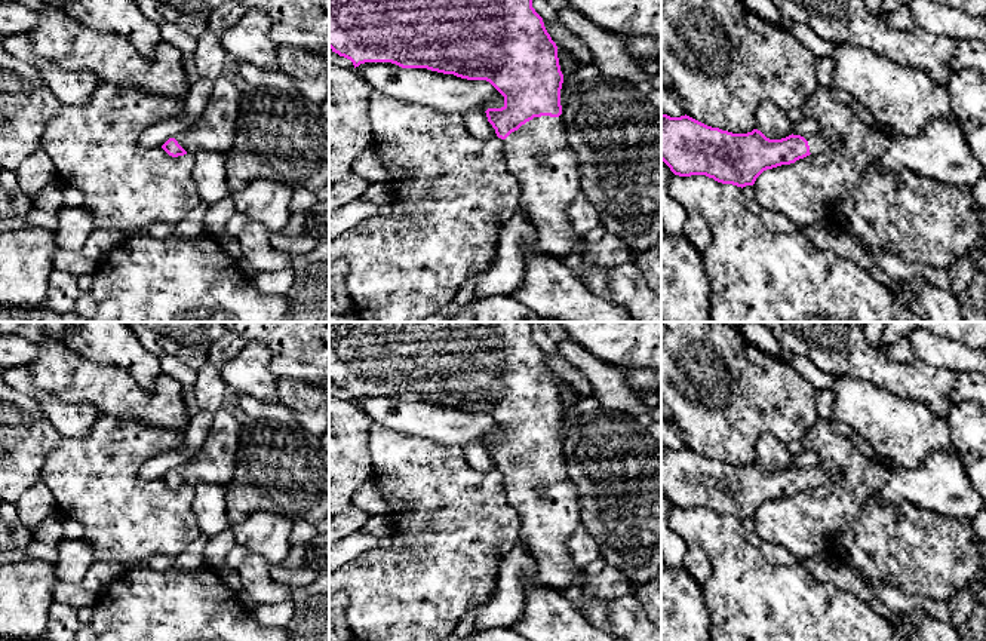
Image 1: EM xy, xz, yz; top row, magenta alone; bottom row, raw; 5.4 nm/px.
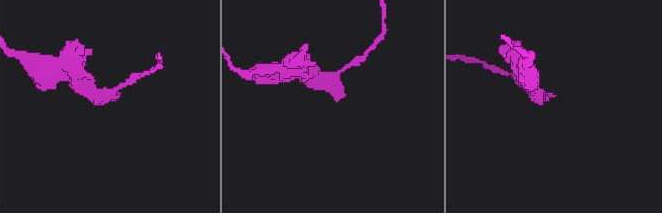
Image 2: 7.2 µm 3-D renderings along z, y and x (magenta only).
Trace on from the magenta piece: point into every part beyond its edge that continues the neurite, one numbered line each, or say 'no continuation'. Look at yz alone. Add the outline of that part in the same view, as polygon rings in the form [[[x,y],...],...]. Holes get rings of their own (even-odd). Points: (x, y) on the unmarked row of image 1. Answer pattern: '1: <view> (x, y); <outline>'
1: yz (817, 475); [[[820,464],[804,469],[808,473],[810,478],[810,485],[817,487],[817,485],[826,485],[833,482],[838,478],[838,472],[835,470],[826,470]]]

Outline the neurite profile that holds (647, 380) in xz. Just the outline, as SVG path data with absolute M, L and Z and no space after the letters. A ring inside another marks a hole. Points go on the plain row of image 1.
M632 369L624 375L624 383L636 396L641 393L657 393L661 387L661 369Z

